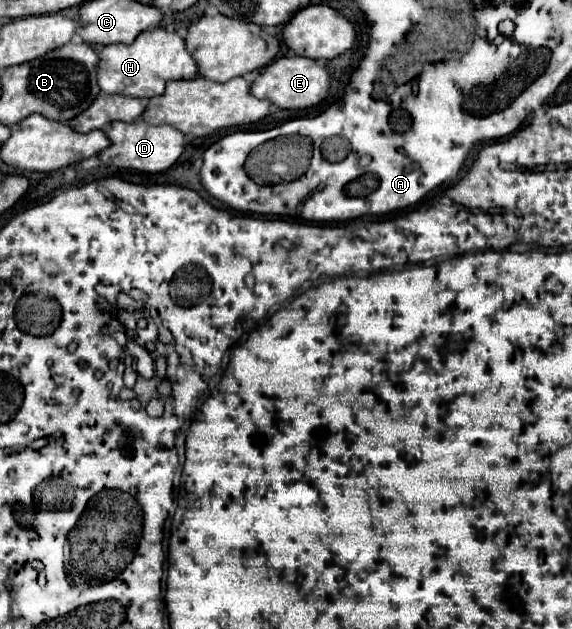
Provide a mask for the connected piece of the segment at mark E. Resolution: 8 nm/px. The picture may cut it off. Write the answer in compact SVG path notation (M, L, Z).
M285 55L275 59L271 65L263 67L255 81L251 83L251 95L257 99L267 99L281 109L305 109L317 105L329 91L329 73L323 65L313 59Z

